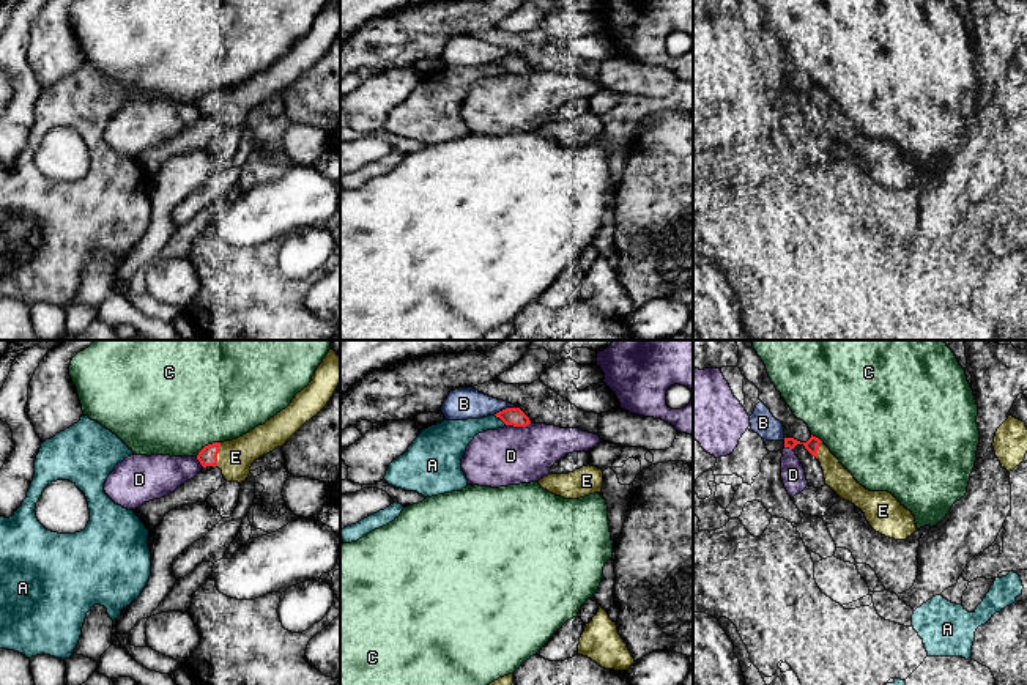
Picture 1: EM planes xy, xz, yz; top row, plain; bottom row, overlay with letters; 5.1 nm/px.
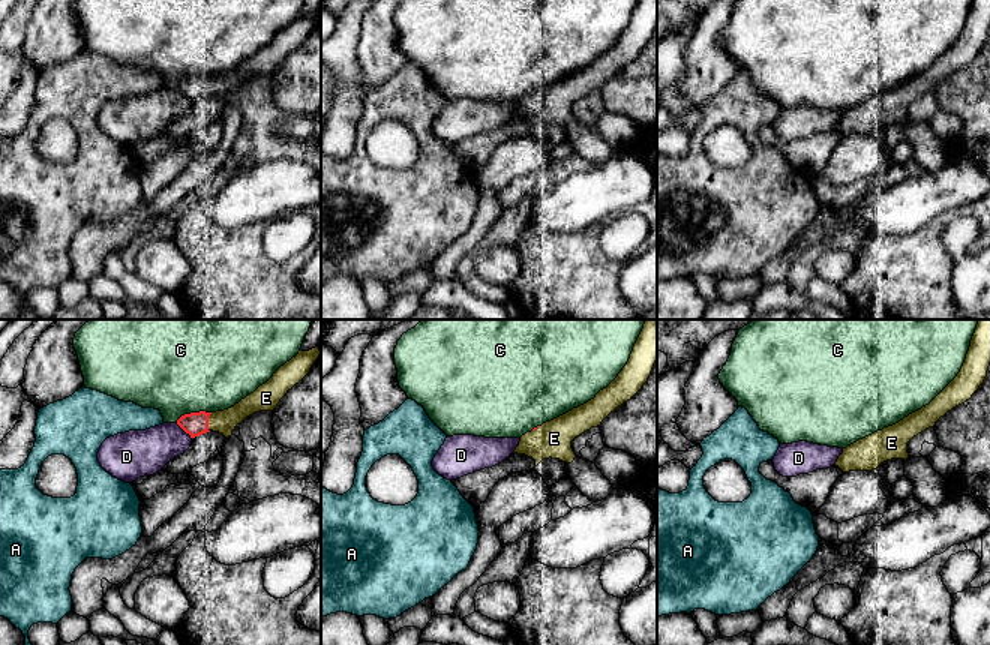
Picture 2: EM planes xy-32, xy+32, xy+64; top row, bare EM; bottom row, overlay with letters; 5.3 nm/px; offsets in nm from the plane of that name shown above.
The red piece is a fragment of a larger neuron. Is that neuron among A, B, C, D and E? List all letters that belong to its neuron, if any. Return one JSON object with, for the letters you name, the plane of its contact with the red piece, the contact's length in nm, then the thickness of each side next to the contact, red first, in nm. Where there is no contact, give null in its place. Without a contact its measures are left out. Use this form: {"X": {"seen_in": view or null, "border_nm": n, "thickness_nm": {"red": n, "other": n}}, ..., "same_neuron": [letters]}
{"E": {"seen_in": "xy", "border_nm": 120, "thickness_nm": {"red": 100, "other": 180}}, "same_neuron": ["E"]}

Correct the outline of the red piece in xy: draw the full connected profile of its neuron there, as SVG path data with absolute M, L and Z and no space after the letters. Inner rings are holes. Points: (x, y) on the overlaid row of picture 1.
M329 350L307 387L291 403L249 433L205 446L197 460L203 468L217 466L227 482L244 482L260 457L282 447L306 422L315 417L340 384L340 356Z

